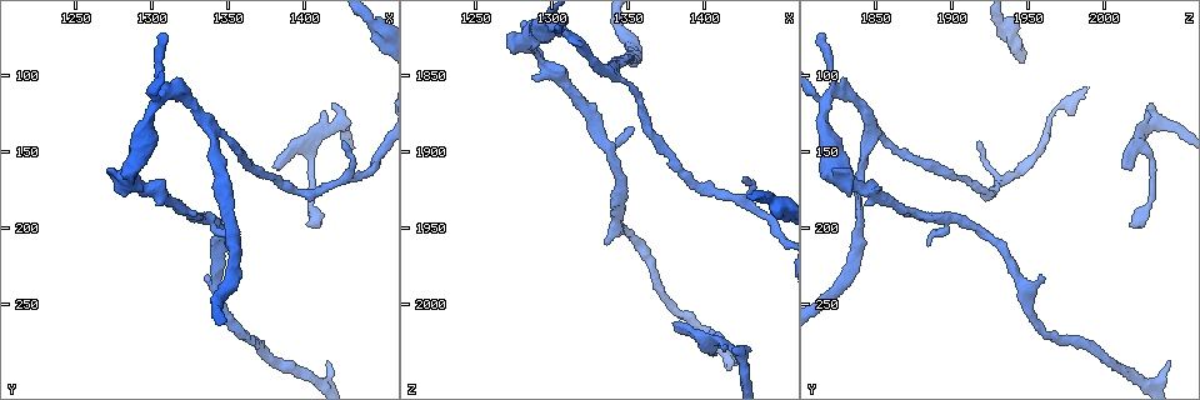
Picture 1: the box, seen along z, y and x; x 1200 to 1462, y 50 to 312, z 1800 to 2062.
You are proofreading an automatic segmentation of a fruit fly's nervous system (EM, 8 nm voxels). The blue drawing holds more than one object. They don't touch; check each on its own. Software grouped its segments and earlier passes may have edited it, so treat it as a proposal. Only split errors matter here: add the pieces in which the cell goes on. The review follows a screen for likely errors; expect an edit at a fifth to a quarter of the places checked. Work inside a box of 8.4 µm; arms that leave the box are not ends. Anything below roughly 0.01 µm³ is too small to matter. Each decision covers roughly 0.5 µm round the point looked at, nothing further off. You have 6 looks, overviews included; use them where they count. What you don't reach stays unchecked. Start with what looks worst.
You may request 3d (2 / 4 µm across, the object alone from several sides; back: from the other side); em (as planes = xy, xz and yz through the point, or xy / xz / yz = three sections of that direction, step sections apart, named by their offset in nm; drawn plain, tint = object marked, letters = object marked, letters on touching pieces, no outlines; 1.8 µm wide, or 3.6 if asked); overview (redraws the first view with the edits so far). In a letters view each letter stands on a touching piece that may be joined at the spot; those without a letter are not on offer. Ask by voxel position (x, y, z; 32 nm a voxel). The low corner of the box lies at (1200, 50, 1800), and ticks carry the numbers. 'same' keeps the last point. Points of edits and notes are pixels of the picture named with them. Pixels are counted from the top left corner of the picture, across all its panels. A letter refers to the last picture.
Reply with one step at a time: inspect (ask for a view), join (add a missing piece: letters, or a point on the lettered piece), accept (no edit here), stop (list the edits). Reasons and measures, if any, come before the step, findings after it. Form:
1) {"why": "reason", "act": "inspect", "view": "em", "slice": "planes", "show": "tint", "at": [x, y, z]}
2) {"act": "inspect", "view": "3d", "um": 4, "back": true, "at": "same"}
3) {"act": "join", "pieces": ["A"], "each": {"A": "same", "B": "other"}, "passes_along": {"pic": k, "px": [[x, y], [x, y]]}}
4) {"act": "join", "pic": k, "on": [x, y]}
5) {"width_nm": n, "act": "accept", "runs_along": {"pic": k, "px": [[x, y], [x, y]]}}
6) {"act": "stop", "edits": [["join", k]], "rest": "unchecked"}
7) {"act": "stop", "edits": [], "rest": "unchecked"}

{"why": "an open end", "act": "inspect", "view": "em", "slice": "xy", "step": 16, "show": "letters", "at": [1380, 162, 2014]}

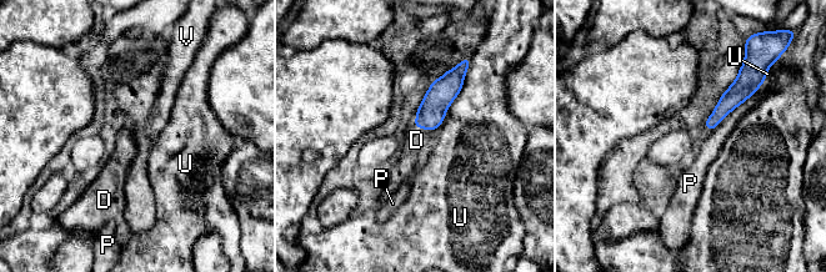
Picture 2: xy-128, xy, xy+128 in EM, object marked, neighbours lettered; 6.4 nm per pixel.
{"act": "inspect", "view": "em", "slice": "planes", "show": "letters", "at": "same"}

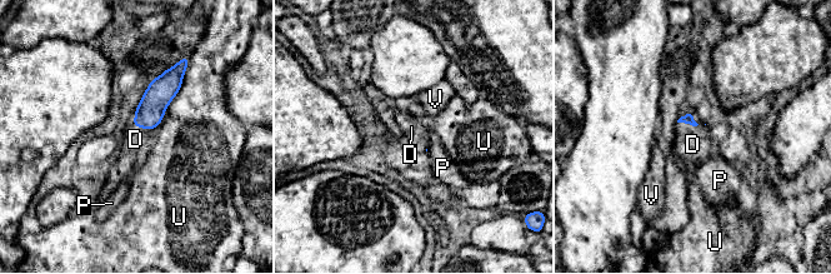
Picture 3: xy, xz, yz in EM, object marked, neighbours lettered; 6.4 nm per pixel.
{"act": "join", "pieces": ["D"], "each": {"D": "same", "P": "other", "U": "other", "V": "other"}, "found": "the cell continues"}

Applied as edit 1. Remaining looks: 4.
{"why": "four-way junction", "act": "inspect", "view": "3d", "um": 2, "at": [1304, 114, 1820]}

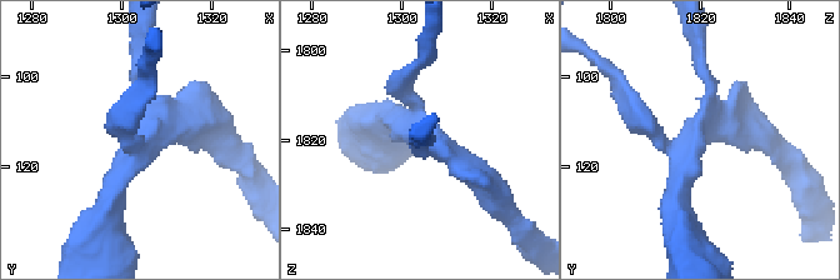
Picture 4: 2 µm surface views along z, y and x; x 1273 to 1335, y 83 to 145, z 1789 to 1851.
{"arms": 4, "act": "inspect", "view": "em", "slice": "planes", "show": "tint", "at": [1305, 113, 1819]}

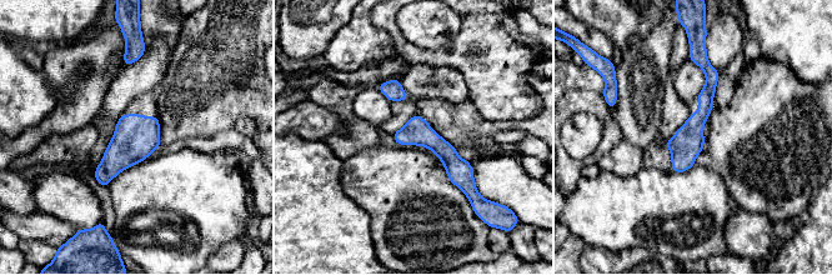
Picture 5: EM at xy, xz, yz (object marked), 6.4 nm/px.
{"act": "inspect", "view": "em", "slice": "planes", "show": "letters", "at": "same"}

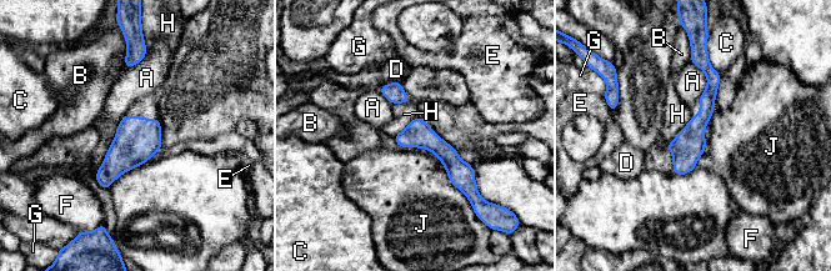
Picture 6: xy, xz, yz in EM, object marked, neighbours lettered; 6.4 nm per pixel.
{"act": "accept", "each": {"A": "other", "B": "other", "C": "other", "D": "other", "E": "other", "F": "other", "G": "other", "H": "other", "J": "other"}, "runs_along": {"pic": 6, "px": [[701, 63], [711, 91], [679, 171]]}, "found": "none of them fits"}

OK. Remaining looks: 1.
{"act": "stop", "edits": [["join", 3]], "rest": "unchecked"}

